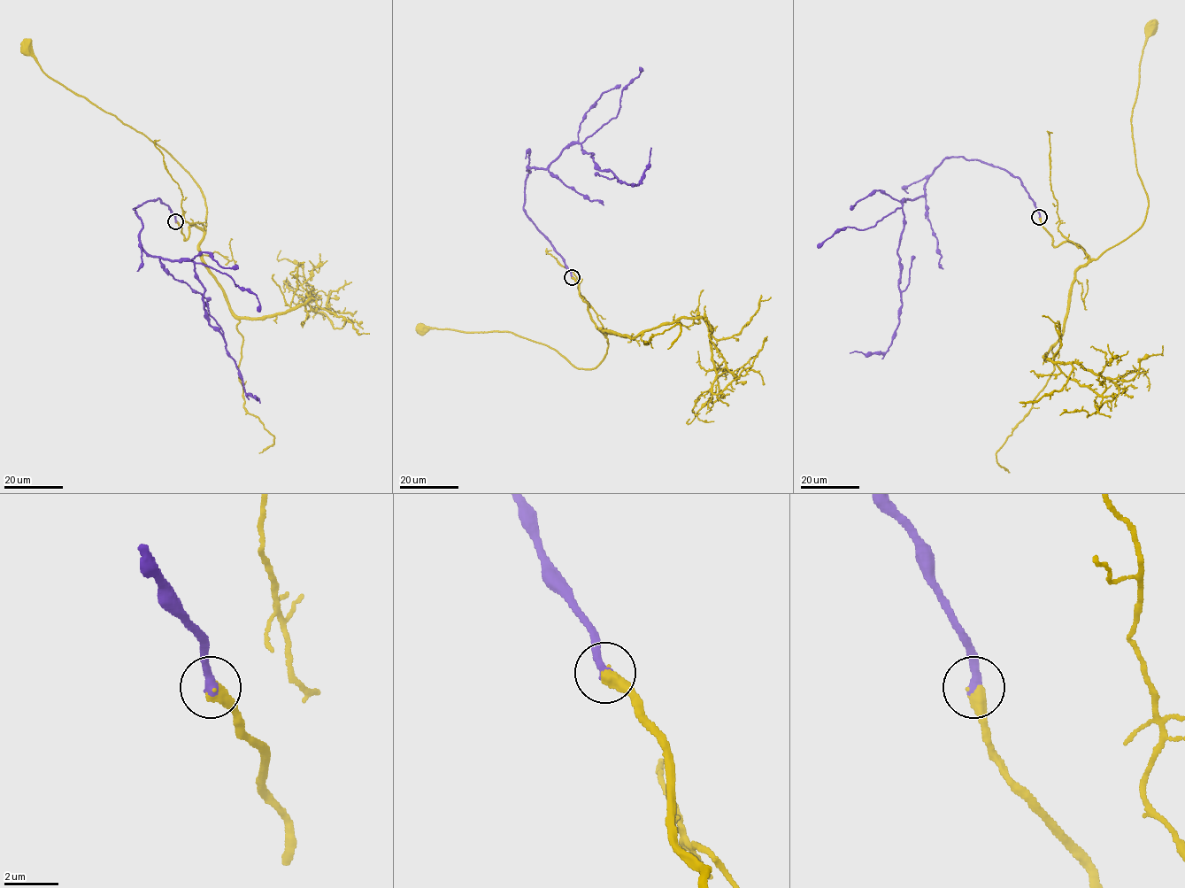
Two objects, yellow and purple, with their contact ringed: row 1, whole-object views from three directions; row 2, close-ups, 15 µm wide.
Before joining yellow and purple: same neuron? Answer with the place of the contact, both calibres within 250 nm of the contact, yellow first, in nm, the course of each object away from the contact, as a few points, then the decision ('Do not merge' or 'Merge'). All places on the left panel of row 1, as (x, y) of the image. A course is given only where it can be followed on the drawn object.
Place: (175, 221). Thickness 500 nm (yellow) against 380 nm. Course of yellow: (176, 220), (185, 240), (189, 226), (205, 225), (206, 204), (192, 177), (142, 134), (50, 78), (26, 49). Course of purple: (176, 220), (157, 198), (133, 209), (146, 251), (193, 262), (205, 318), (247, 395), (259, 402). Merge

